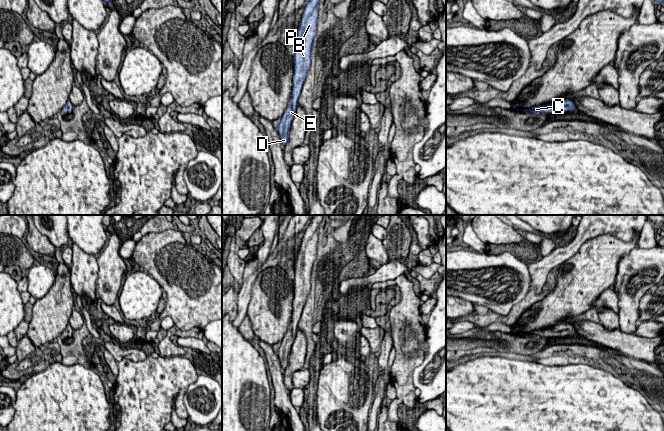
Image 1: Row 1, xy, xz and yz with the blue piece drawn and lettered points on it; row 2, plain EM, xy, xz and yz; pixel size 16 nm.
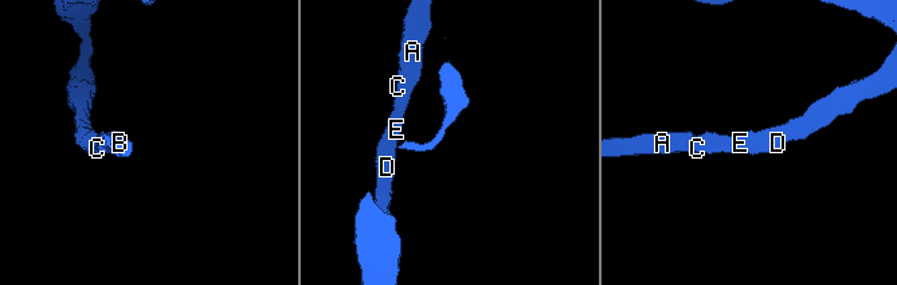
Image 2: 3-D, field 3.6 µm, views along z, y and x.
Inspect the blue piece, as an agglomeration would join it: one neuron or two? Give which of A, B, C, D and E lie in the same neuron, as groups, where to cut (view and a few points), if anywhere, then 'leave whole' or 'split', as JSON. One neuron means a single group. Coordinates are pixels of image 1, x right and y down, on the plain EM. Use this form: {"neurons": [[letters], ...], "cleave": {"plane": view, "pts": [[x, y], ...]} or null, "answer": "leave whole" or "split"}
{"neurons": [["A", "B", "C", "D", "E"]], "cleave": null, "answer": "leave whole"}

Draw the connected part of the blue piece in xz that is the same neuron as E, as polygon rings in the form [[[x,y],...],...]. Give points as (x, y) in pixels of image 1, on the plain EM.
[[[314,215],[310,218],[302,239],[299,252],[296,256],[296,264],[294,271],[294,298],[292,306],[291,324],[277,348],[277,356],[279,358],[282,372],[286,369],[289,362],[289,355],[292,345],[296,337],[296,329],[308,294],[311,288],[311,274],[314,271],[313,264],[316,259],[316,246],[318,242],[318,230],[323,221],[323,215]]]

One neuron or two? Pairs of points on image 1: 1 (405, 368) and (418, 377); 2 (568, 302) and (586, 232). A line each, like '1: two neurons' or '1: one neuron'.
1: two neurons
2: two neurons

